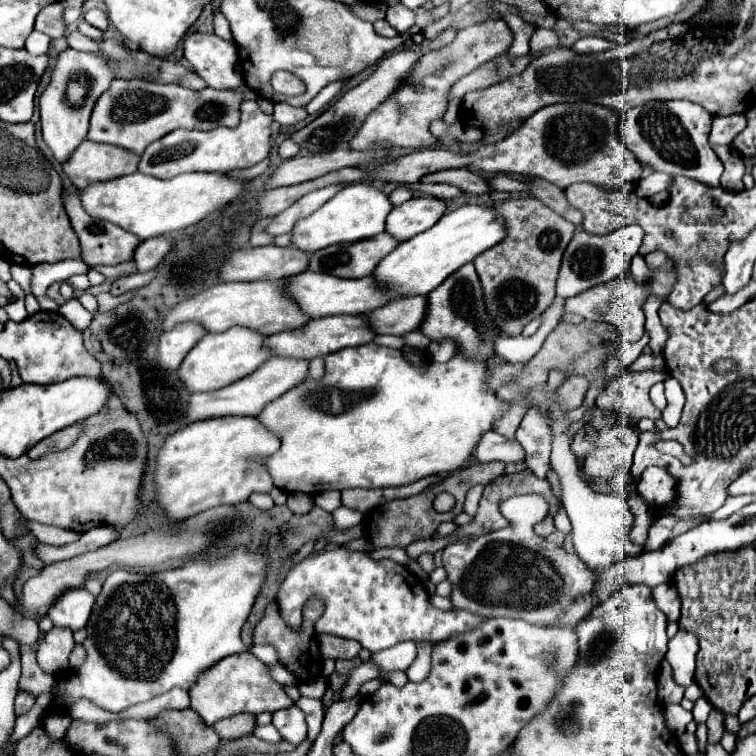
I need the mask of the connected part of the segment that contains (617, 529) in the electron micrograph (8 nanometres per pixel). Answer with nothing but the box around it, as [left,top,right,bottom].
[527,384,643,568]

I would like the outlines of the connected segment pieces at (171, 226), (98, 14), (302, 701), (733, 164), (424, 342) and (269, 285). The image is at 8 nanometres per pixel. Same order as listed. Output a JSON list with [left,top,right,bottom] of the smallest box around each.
[[79,172,243,240],[83,8,109,30],[295,698,325,740],[713,146,745,192],[402,331,430,350],[161,280,309,336]]

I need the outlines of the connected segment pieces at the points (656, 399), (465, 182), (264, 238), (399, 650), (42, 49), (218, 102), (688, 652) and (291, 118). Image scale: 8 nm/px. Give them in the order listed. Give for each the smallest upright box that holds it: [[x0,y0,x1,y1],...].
[[651,382,665,410],[419,168,491,194],[249,217,274,247],[371,642,417,682],[25,32,49,54],[87,80,249,154],[665,632,697,686],[273,102,309,126]]

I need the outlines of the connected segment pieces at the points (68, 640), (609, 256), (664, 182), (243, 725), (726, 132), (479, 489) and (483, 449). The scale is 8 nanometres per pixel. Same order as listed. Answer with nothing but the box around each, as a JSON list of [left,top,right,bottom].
[[37,628,73,674],[557,224,643,298],[637,172,671,198],[213,714,255,738],[709,114,745,140],[464,484,485,515],[473,430,525,462]]

